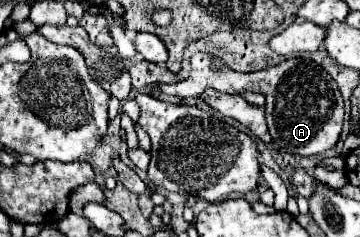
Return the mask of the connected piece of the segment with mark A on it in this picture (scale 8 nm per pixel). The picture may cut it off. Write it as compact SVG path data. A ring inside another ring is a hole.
M196 53L192 55L190 77L176 85L160 85L162 93L178 97L198 97L200 91L212 87L220 93L258 91L266 97L266 121L272 141L292 155L310 157L332 149L340 137L344 123L344 103L334 79L310 59L286 59L270 69L256 73L238 73L230 69L218 55Z

